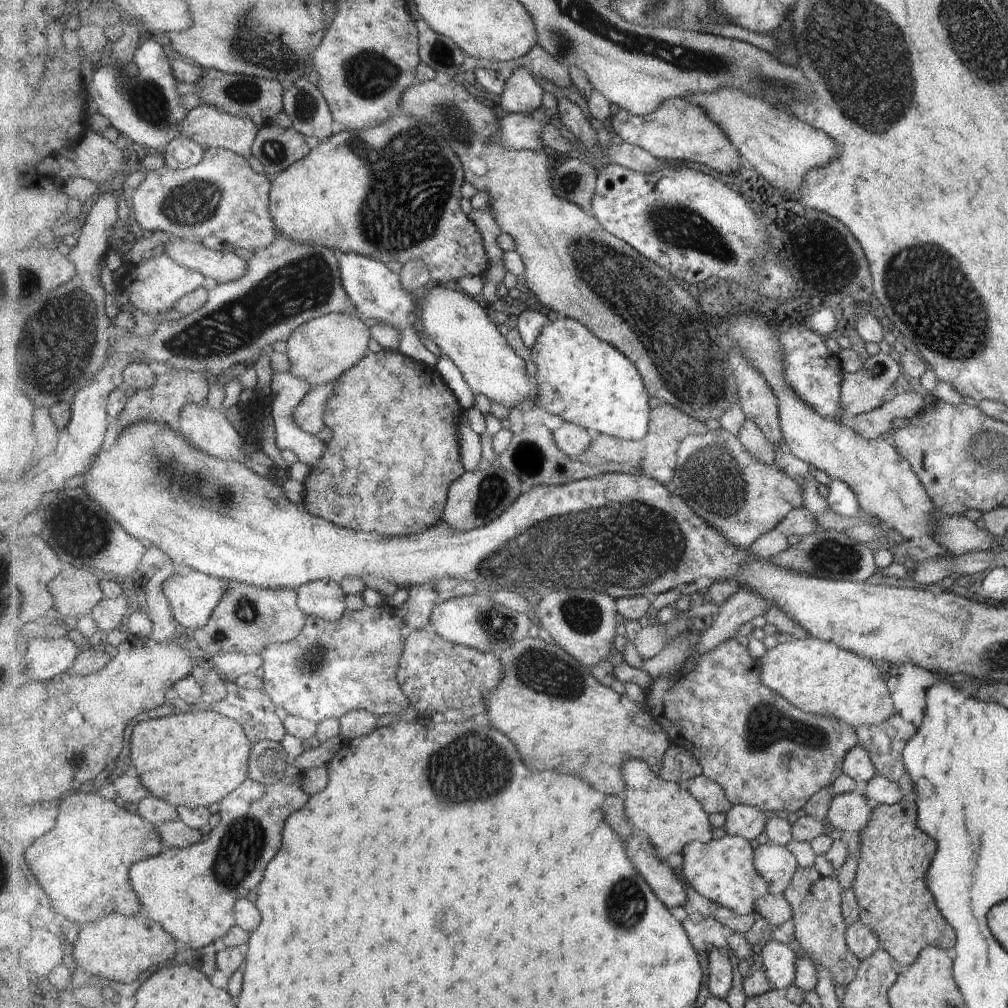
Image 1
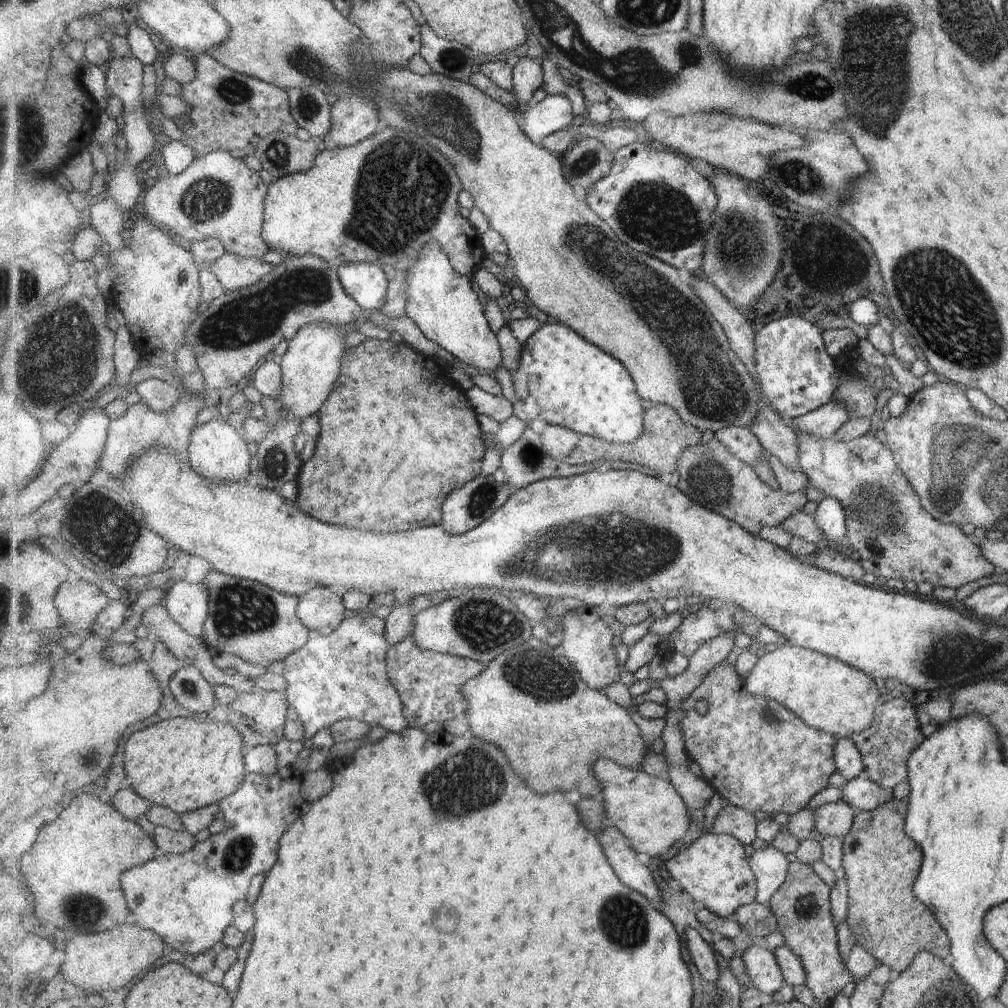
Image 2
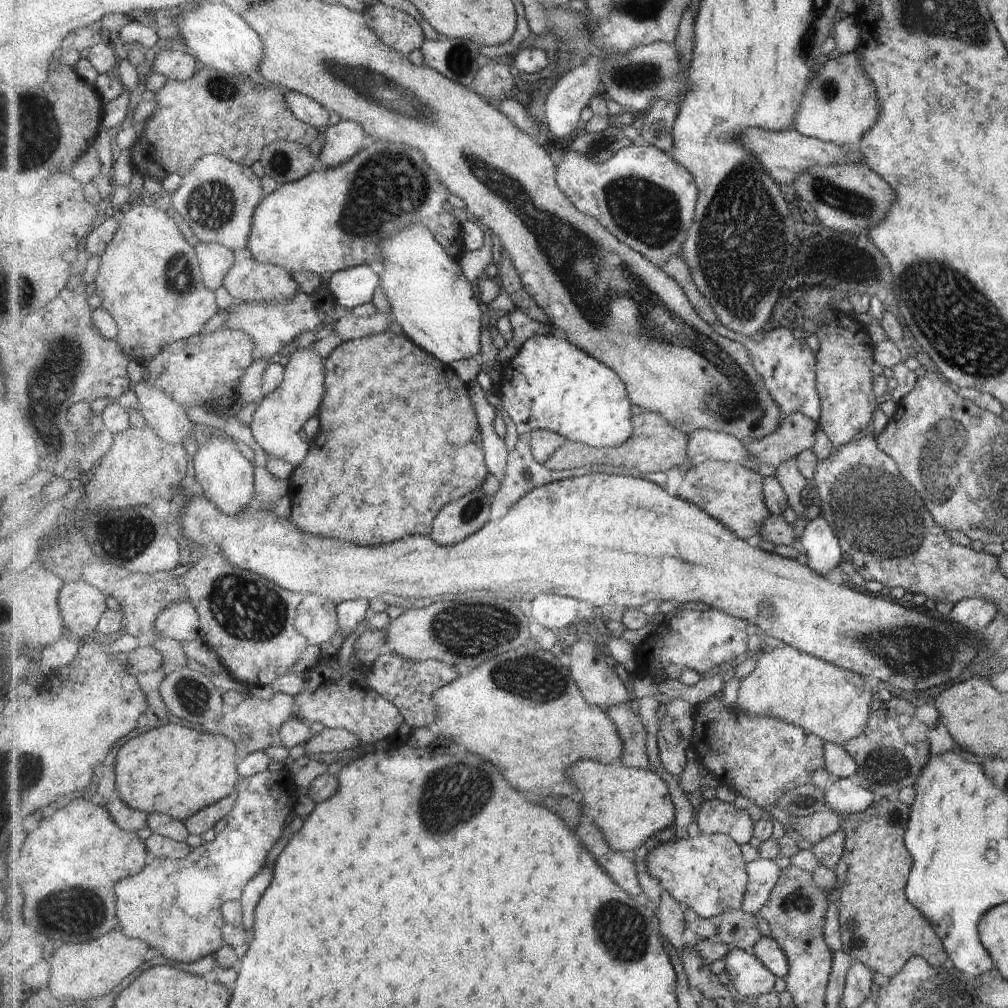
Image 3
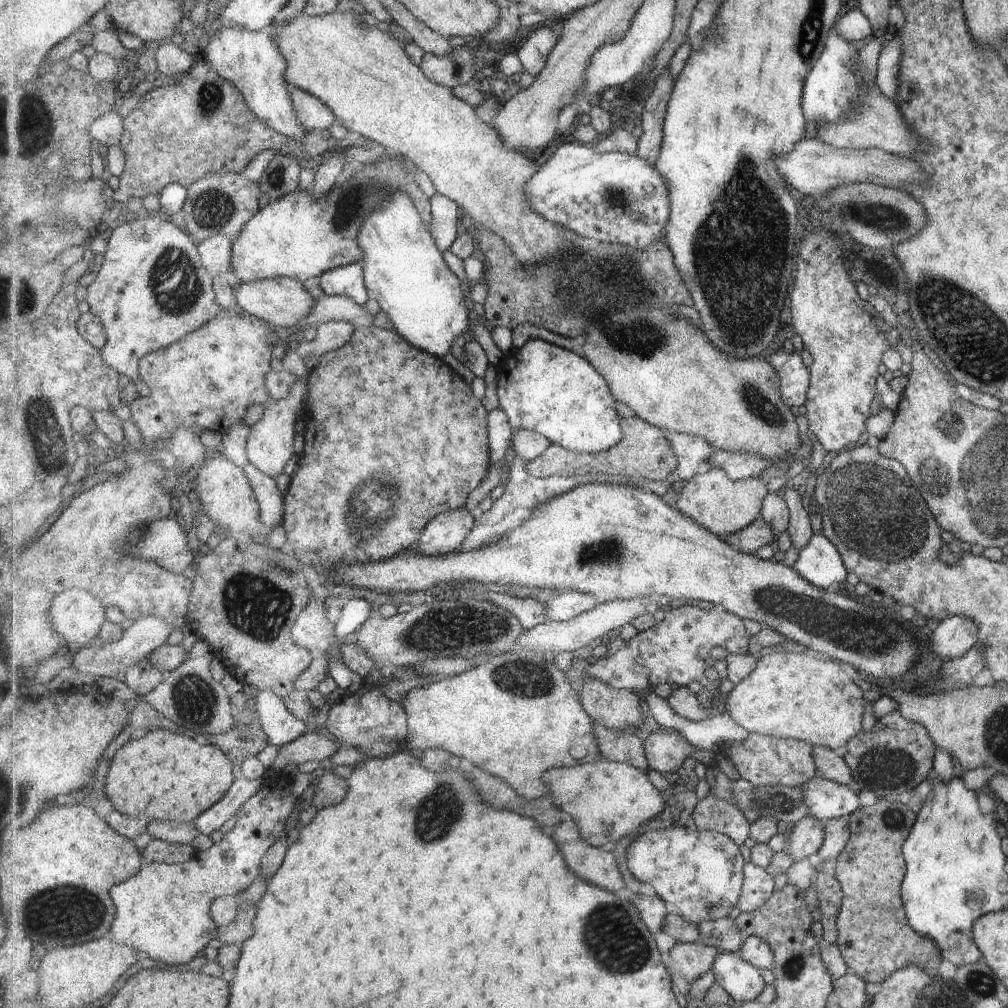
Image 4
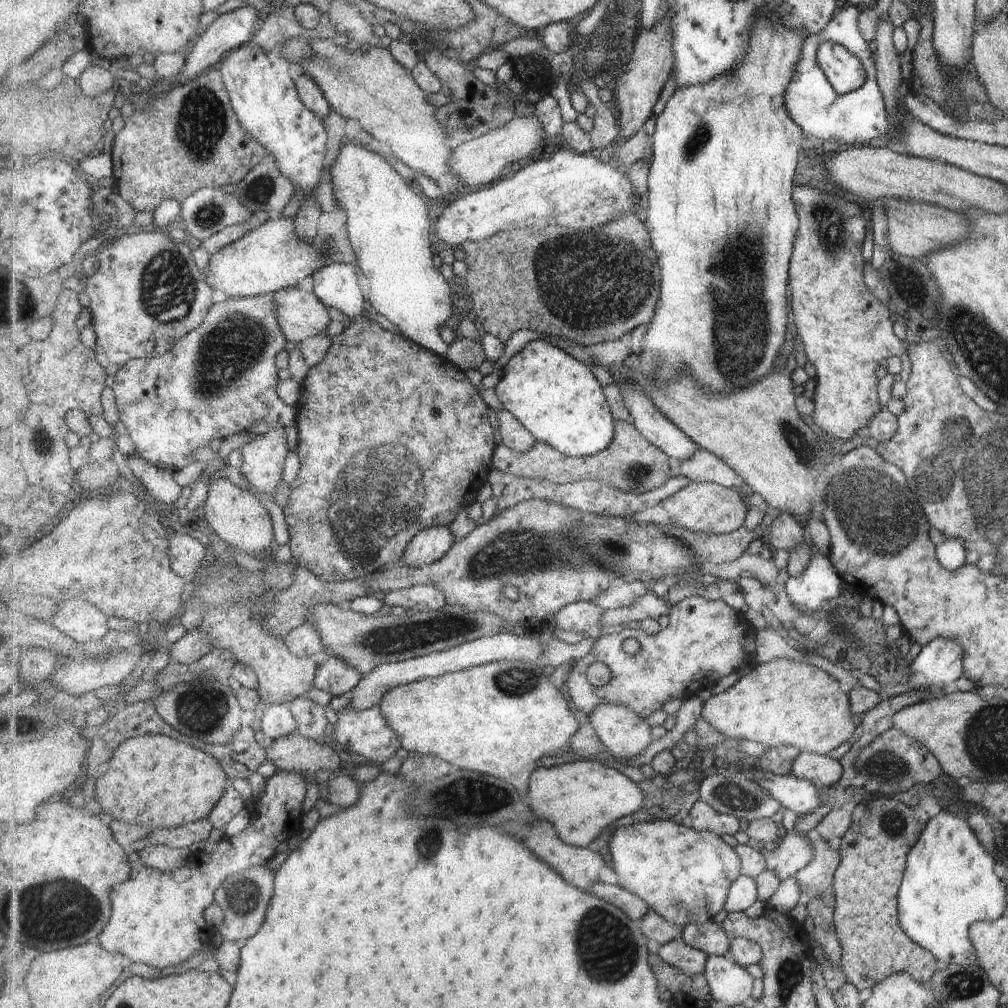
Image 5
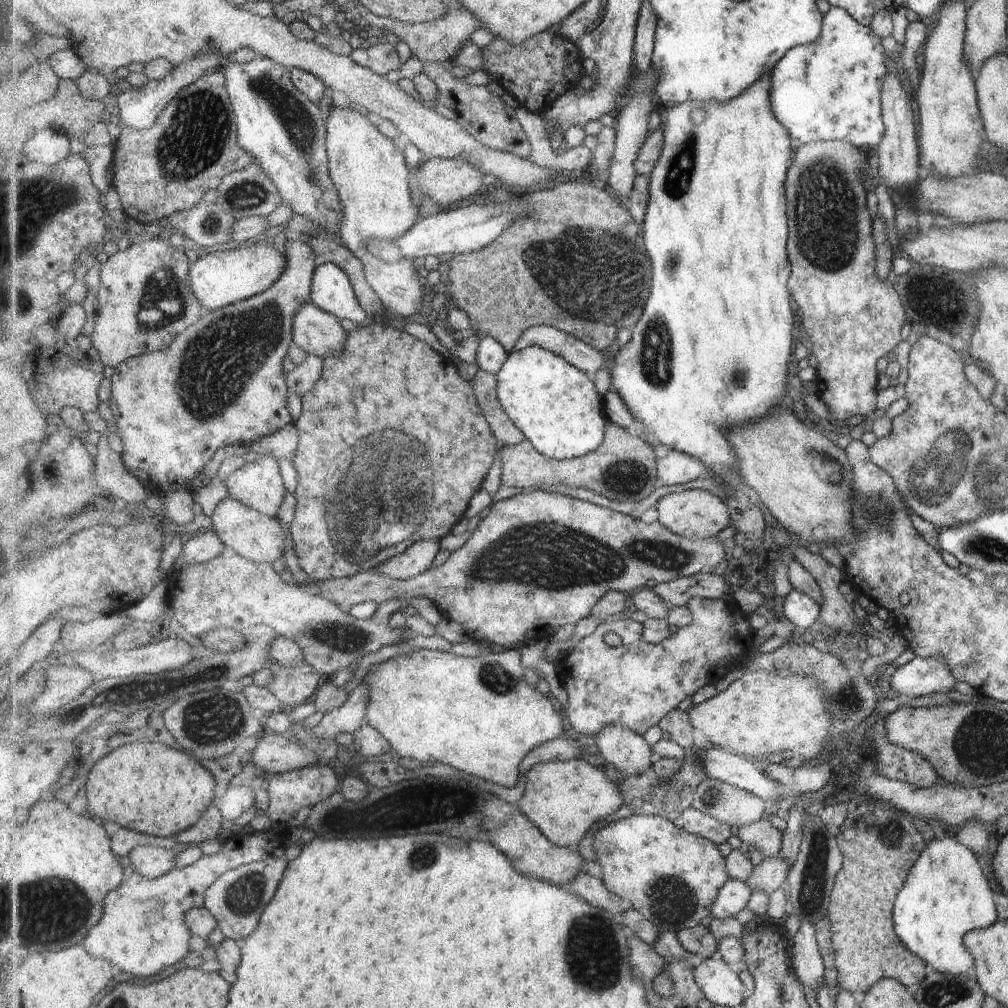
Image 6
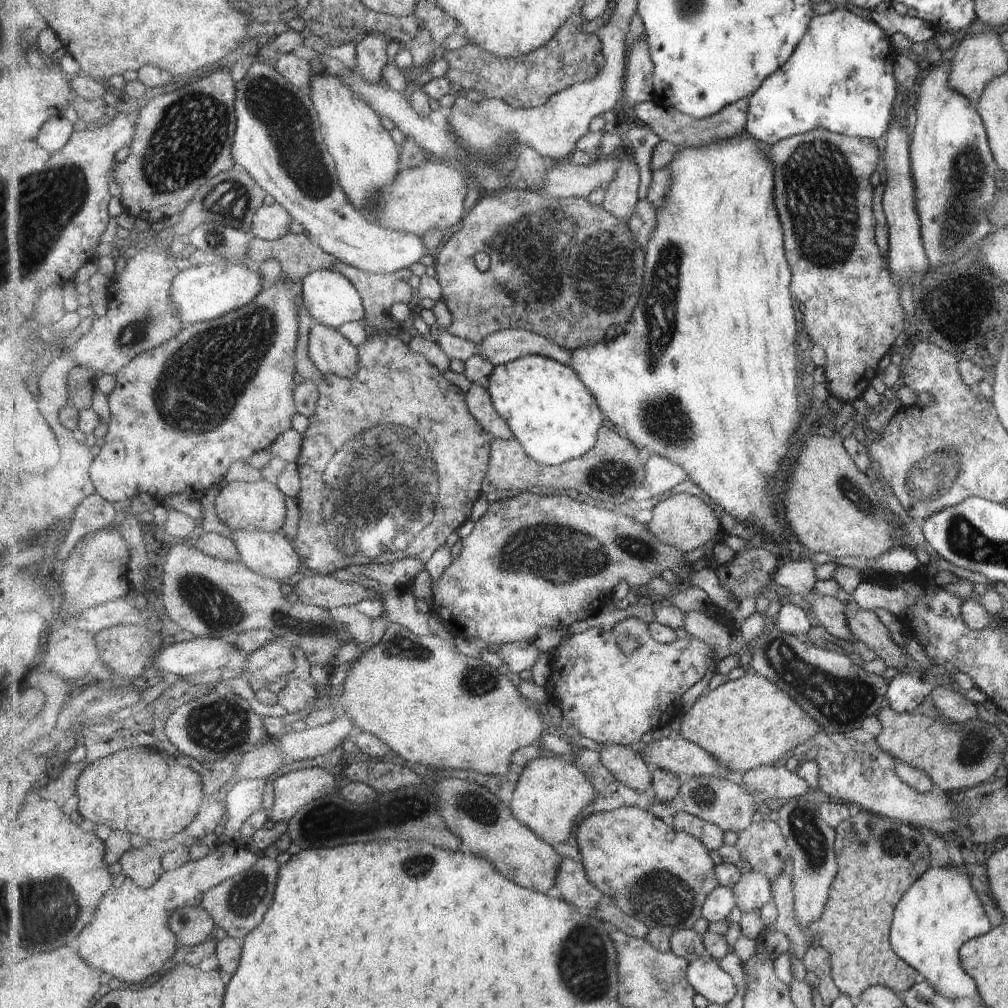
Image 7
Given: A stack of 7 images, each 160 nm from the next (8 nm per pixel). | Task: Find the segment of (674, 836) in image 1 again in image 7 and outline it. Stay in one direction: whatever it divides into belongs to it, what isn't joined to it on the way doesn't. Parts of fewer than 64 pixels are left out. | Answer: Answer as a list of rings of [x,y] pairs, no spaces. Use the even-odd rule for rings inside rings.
[[[549,753],[530,760],[514,788],[510,809],[544,841],[557,846],[571,838],[579,812],[595,800],[595,789],[586,774],[560,755]]]

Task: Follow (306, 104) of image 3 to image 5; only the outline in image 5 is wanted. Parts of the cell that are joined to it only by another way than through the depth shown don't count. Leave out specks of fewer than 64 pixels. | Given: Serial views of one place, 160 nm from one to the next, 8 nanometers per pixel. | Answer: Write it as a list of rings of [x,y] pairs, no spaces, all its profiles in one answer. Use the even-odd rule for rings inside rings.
[[[301,65],[293,66],[293,77],[303,104],[306,104],[307,108],[310,108],[311,112],[317,116],[322,118],[329,116],[332,109],[330,101],[327,100],[315,80],[304,73]]]

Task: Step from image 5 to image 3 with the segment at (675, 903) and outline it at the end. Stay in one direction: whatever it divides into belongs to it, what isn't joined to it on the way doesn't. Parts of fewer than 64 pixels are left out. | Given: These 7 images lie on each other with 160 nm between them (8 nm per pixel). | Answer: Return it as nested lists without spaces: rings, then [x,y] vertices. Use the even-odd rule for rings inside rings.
[[[703,832],[694,837],[683,835],[682,838],[674,838],[650,850],[644,858],[644,863],[646,871],[657,879],[663,890],[672,894],[678,903],[703,919],[716,920],[717,939],[731,948],[750,952],[753,950],[755,943],[762,936],[757,927],[757,916],[742,909],[747,887],[750,886],[750,876],[741,846],[731,836]]]

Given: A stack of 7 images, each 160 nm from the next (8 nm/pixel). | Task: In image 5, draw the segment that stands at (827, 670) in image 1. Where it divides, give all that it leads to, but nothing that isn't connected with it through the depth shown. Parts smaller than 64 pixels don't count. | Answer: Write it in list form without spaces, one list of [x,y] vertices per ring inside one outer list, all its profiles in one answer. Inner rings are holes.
[[[777,659],[766,664],[761,664],[747,676],[743,676],[741,680],[738,680],[731,688],[718,695],[710,695],[704,700],[703,709],[701,712],[702,718],[710,724],[714,730],[721,733],[725,738],[733,738],[736,741],[755,741],[768,747],[778,747],[779,745],[787,745],[791,747],[799,748],[800,753],[813,753],[818,755],[825,755],[829,750],[837,748],[839,744],[845,742],[847,738],[851,736],[857,719],[853,718],[849,712],[848,707],[848,688],[839,685],[839,683],[825,671],[817,669],[813,665],[808,665],[794,660]]]

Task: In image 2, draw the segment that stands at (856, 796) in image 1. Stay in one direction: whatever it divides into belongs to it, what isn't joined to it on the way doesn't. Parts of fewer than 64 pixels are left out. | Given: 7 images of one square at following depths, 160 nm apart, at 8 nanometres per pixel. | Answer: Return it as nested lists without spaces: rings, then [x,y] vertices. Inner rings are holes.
[[[843,801],[824,804],[812,810],[813,826],[821,836],[841,839],[850,831],[856,812]]]

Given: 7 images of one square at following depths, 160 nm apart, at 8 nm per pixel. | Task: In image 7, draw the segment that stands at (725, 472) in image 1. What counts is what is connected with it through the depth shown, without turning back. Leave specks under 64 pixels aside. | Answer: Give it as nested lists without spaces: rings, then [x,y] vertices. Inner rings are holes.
[[[677,492],[659,501],[652,510],[653,516],[649,522],[650,530],[667,544],[678,548],[682,553],[697,550],[709,541],[717,541],[722,534],[722,527],[713,510],[698,496]]]

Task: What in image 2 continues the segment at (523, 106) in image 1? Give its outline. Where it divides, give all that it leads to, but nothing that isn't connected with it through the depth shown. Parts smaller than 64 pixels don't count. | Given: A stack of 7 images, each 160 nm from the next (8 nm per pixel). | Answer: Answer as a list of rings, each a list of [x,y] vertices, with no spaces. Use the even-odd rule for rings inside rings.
[[[523,57],[514,66],[514,92],[518,102],[533,104],[533,94],[543,86],[541,62],[533,57]]]

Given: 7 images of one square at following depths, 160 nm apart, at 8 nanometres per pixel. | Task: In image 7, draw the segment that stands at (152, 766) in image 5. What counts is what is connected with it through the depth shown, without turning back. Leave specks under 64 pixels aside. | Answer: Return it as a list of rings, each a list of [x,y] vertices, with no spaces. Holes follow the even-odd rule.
[[[139,745],[111,753],[86,768],[80,774],[76,796],[79,797],[79,812],[97,827],[109,826],[111,830],[137,834],[150,841],[169,840],[171,836],[185,832],[205,807],[204,790],[195,770],[177,764],[173,756],[163,751]]]

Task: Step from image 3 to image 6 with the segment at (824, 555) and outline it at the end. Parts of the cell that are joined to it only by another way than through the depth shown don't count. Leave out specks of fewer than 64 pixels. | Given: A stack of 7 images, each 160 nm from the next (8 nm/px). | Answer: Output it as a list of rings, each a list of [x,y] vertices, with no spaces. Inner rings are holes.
[[[792,589],[782,601],[784,603],[783,617],[795,624],[797,628],[808,629],[817,623],[820,605],[806,594],[801,594]]]

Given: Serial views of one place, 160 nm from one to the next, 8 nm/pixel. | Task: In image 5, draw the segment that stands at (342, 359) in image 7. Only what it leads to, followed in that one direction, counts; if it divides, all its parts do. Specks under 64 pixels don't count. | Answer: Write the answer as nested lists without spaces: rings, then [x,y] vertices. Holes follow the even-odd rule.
[[[295,287],[281,289],[275,294],[278,321],[291,346],[299,346],[305,339],[328,334],[331,324],[329,308],[313,291]]]

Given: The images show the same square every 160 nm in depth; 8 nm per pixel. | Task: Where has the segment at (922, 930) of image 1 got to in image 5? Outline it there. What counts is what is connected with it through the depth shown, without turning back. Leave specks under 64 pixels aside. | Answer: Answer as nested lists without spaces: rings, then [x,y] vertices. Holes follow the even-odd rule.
[[[869,798],[849,806],[850,825],[840,838],[837,850],[839,864],[832,878],[830,893],[834,903],[834,933],[840,948],[838,967],[846,982],[858,991],[871,988],[876,982],[893,973],[908,974],[920,985],[927,986],[930,976],[936,971],[936,960],[931,953],[913,944],[903,934],[895,918],[896,894],[906,865],[907,852],[915,844],[922,829],[922,825],[913,818],[911,812],[905,803],[889,798]]]

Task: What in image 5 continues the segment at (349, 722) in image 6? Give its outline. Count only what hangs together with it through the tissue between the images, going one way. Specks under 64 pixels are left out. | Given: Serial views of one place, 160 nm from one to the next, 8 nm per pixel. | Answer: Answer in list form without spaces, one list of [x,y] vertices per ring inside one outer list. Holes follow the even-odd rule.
[[[497,633],[493,636],[481,637],[468,643],[453,647],[446,651],[435,651],[434,653],[407,659],[398,663],[385,663],[379,665],[374,671],[361,678],[361,682],[349,695],[350,702],[347,708],[355,711],[364,711],[379,705],[385,693],[392,688],[411,684],[427,677],[443,676],[449,672],[462,671],[471,667],[491,664],[497,661],[531,661],[534,663],[542,653],[540,634],[527,633],[524,638],[517,638],[513,633]]]

